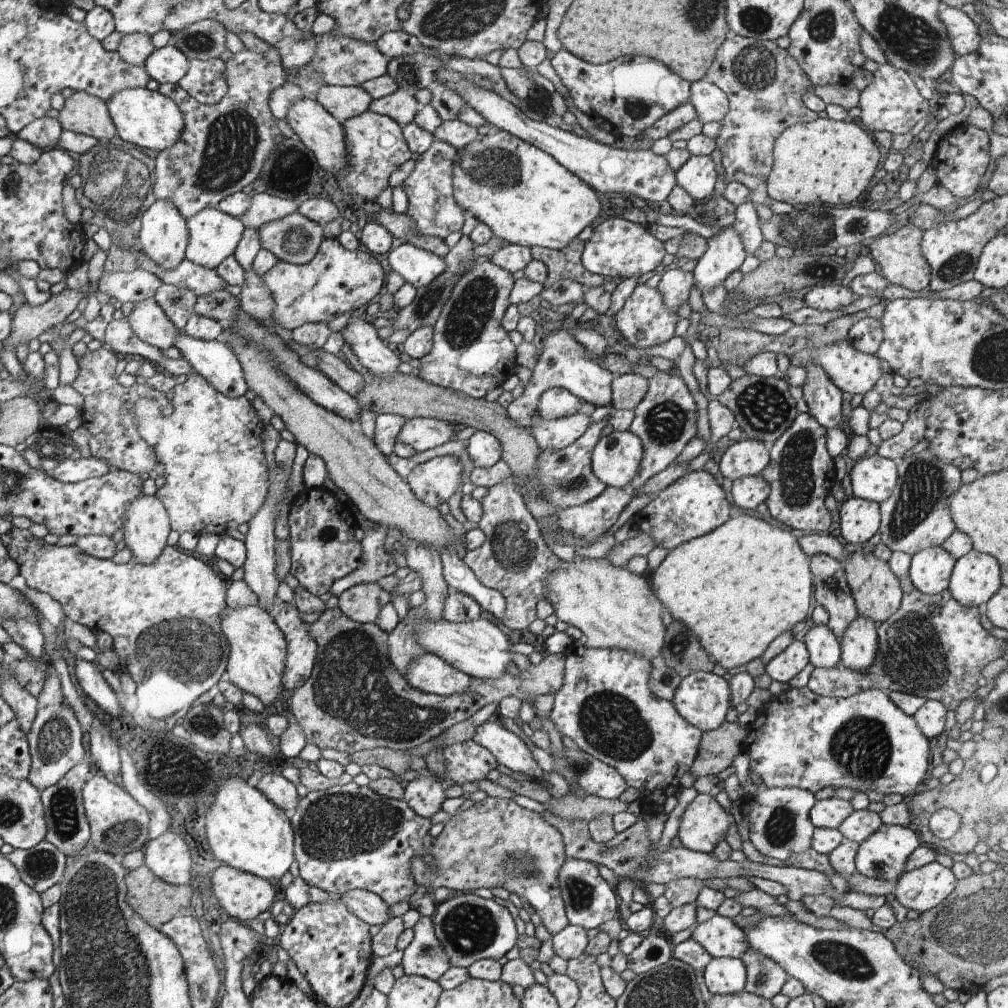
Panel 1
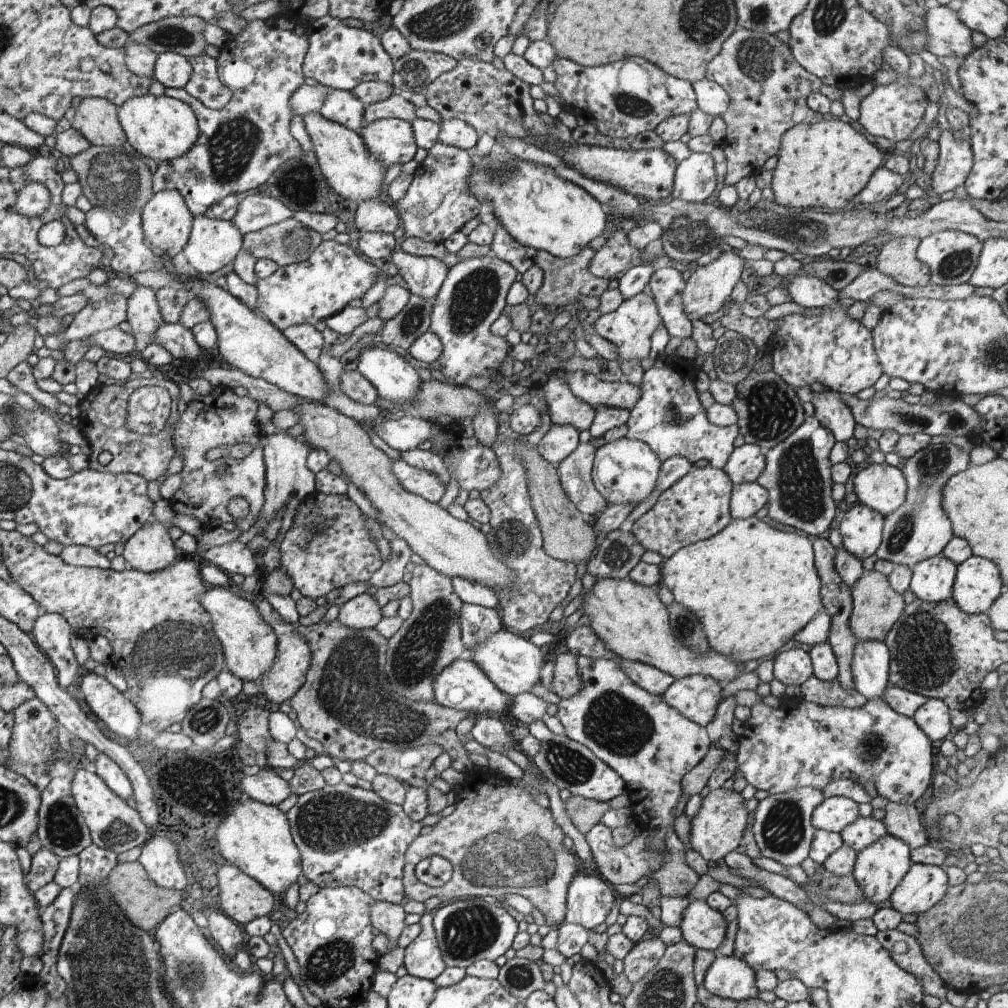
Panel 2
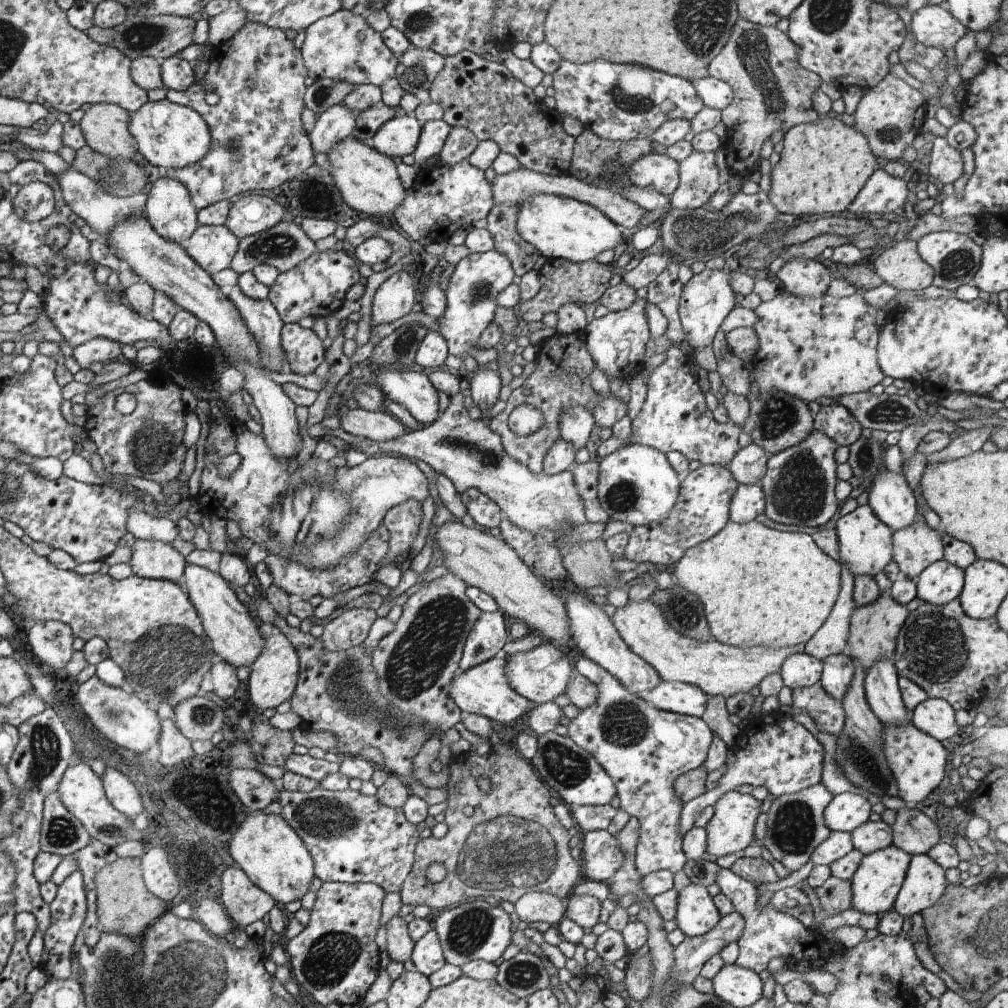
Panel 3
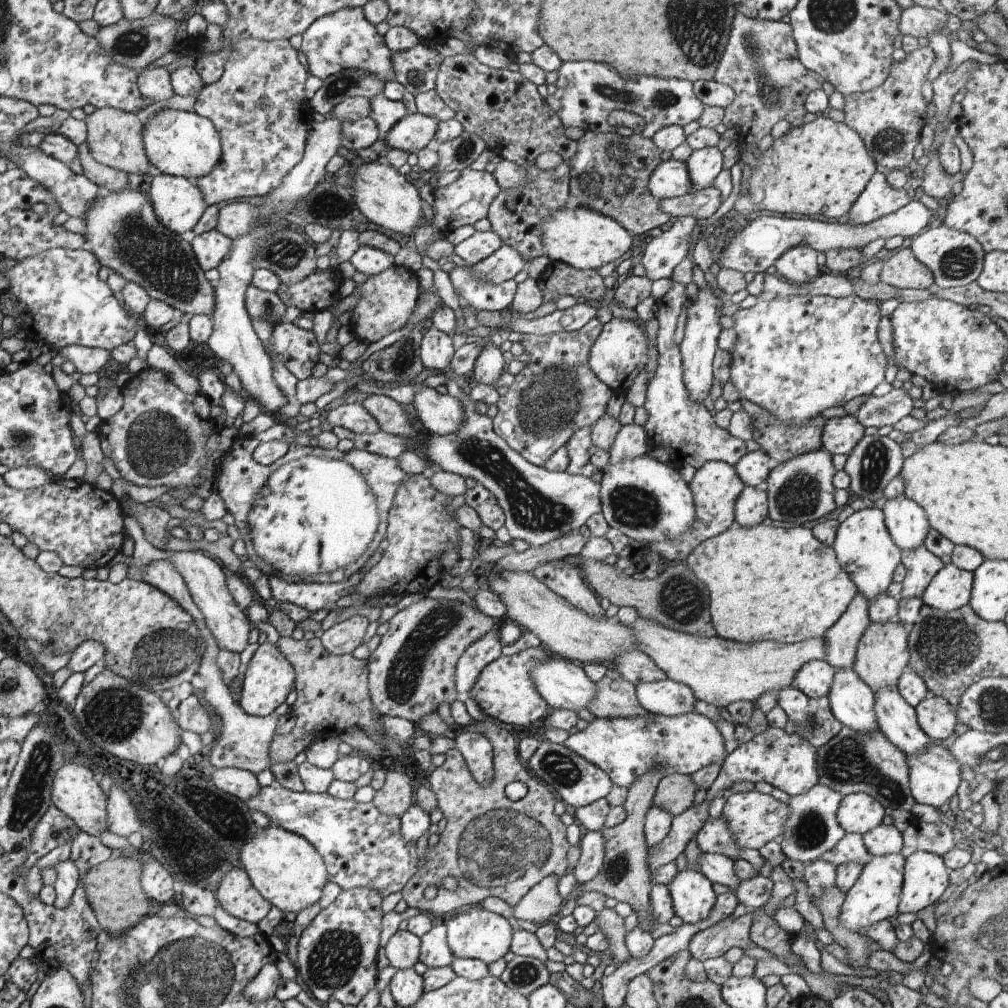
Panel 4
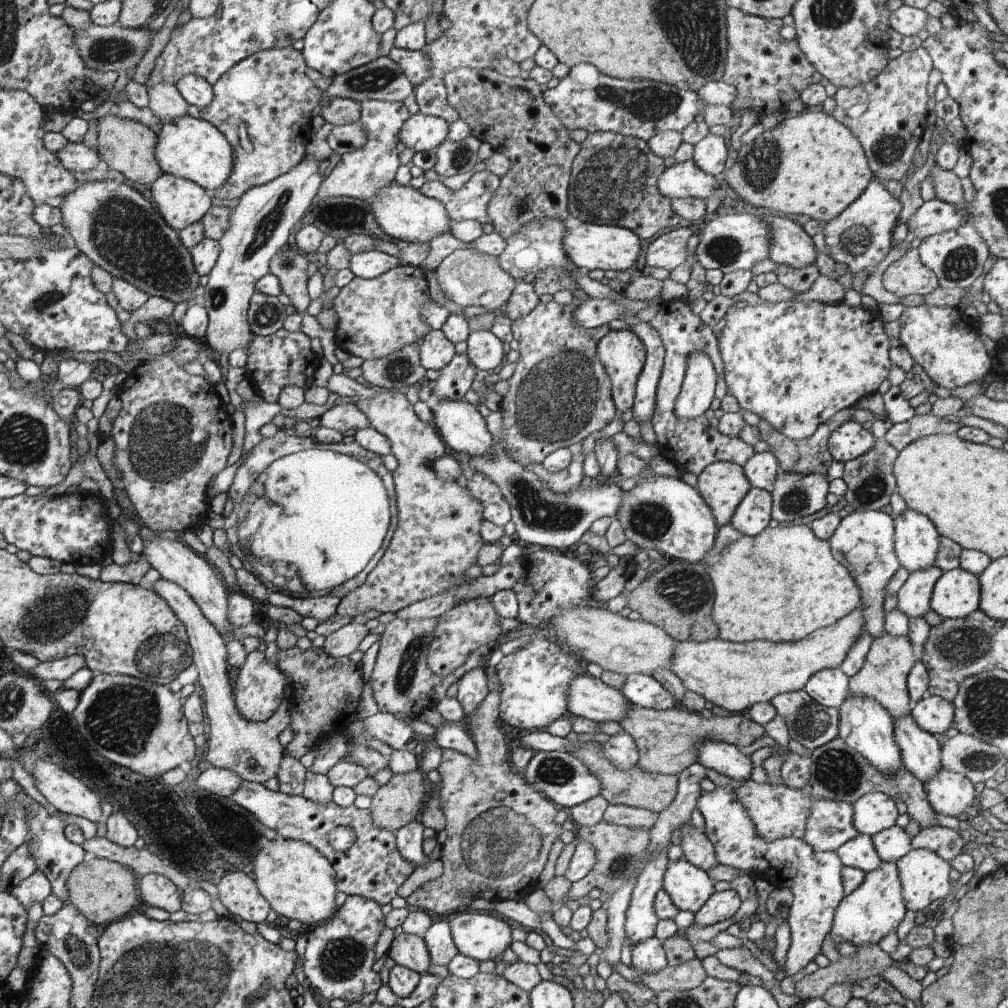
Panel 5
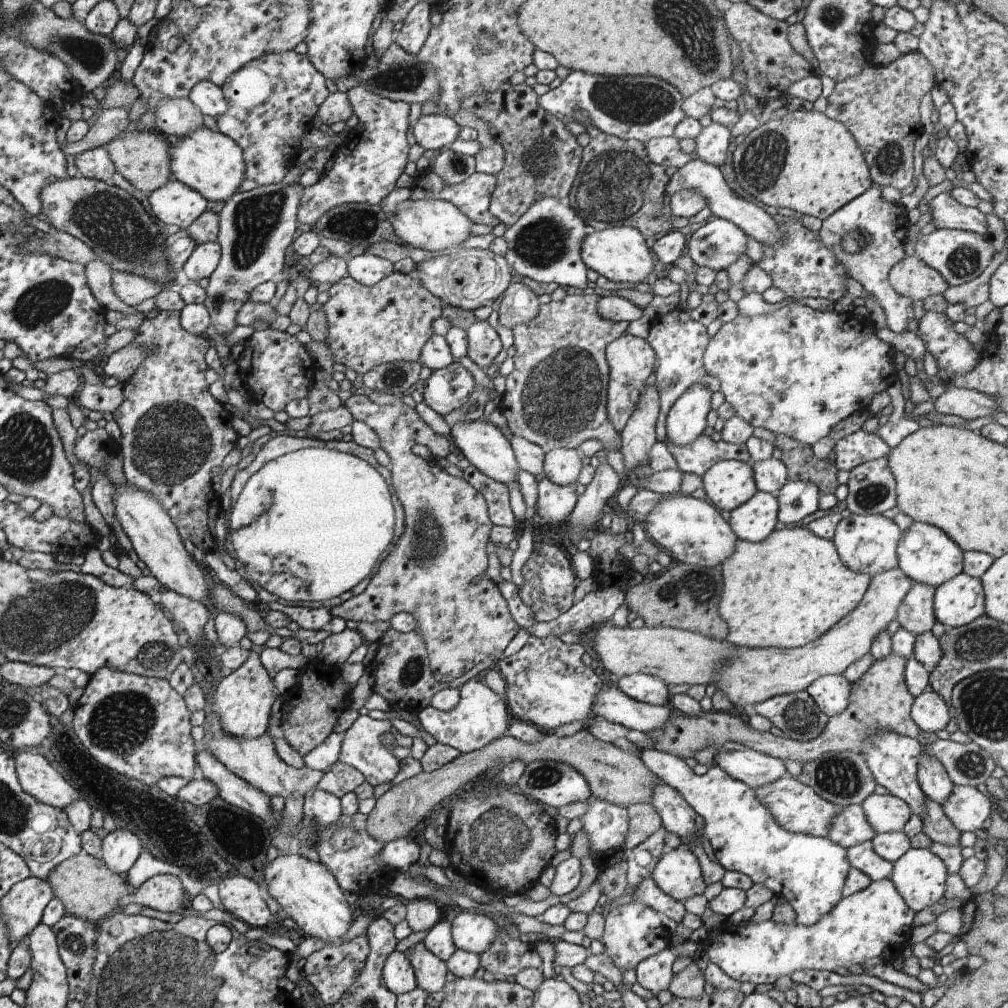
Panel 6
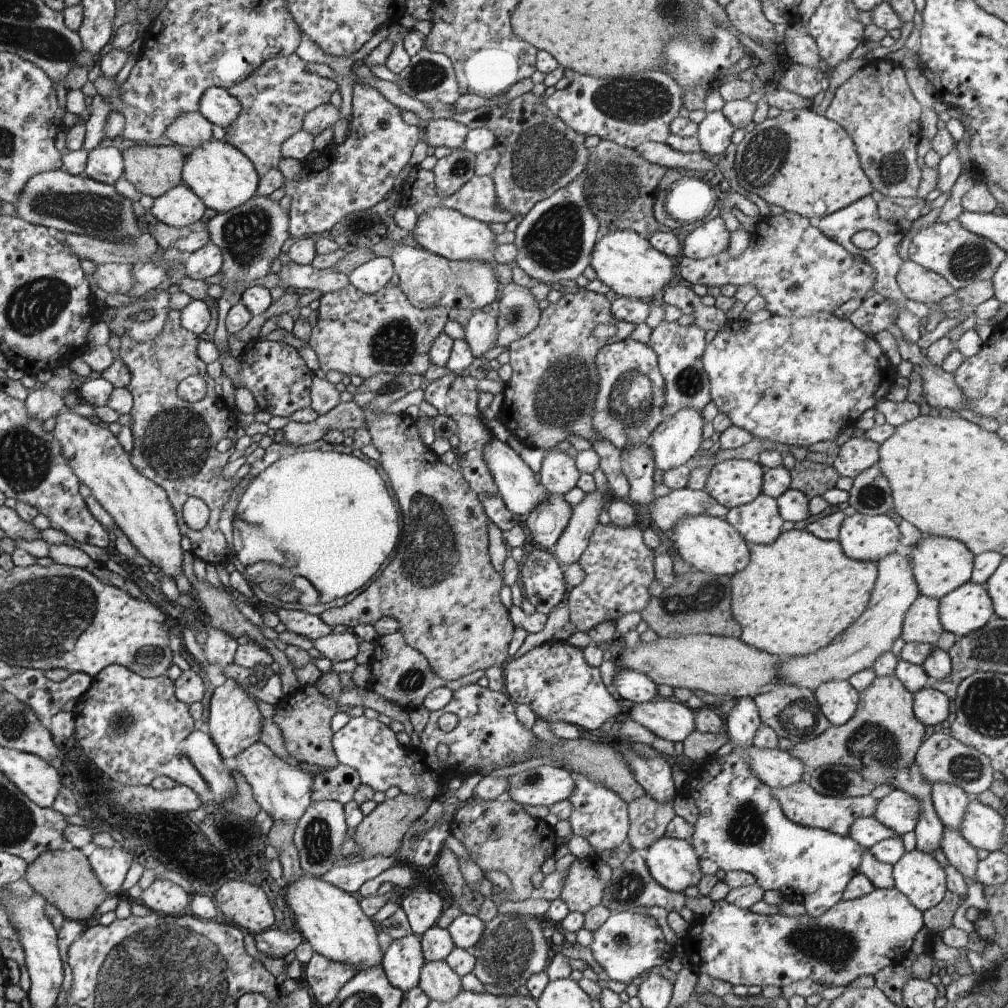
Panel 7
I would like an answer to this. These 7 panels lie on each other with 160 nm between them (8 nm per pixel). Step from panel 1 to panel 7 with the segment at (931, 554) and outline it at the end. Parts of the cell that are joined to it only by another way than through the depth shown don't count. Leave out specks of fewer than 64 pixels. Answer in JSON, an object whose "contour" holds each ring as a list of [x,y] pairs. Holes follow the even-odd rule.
{"contour":[[[972,581],[939,600],[943,630],[964,638],[984,628],[994,616],[994,606],[984,585]]]}

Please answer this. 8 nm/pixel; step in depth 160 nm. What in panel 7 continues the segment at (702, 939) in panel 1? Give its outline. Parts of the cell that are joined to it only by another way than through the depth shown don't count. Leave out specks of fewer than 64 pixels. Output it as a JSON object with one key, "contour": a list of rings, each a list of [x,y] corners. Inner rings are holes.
{"contour":[[[662,836],[642,852],[652,879],[667,890],[682,893],[703,877],[698,856],[685,840]]]}

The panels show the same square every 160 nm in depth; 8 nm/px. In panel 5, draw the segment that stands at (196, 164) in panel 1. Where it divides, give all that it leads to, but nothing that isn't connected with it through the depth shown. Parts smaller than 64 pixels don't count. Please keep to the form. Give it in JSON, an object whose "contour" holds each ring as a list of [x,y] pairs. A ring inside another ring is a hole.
{"contour":[[[291,46],[262,50],[260,53],[244,58],[238,62],[227,74],[213,85],[215,97],[212,104],[200,109],[200,119],[212,123],[218,130],[227,136],[228,143],[234,148],[235,163],[231,177],[211,195],[220,200],[238,200],[254,186],[261,186],[294,170],[304,160],[306,144],[310,136],[314,136],[310,128],[312,110],[318,108],[322,92],[312,84],[306,76],[306,64],[302,52]]]}

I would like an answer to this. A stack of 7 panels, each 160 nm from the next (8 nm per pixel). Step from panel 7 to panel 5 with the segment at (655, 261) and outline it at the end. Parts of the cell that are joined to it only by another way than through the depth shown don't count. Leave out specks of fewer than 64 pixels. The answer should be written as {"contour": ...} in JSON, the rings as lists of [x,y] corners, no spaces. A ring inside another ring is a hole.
{"contour":[[[582,222],[576,228],[566,230],[566,234],[562,238],[562,246],[564,246],[564,252],[568,254],[570,261],[578,268],[583,268],[588,272],[600,269],[623,274],[630,268],[636,270],[634,266],[636,266],[637,257],[641,252],[640,240],[632,230],[625,227]]]}

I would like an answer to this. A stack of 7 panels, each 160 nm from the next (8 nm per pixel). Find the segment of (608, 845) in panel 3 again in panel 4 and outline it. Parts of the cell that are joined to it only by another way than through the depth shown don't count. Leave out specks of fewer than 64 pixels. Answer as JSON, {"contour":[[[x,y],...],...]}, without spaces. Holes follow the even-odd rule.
{"contour":[[[583,831],[578,845],[580,860],[573,873],[577,883],[584,884],[592,880],[604,864],[604,836],[600,831]]]}

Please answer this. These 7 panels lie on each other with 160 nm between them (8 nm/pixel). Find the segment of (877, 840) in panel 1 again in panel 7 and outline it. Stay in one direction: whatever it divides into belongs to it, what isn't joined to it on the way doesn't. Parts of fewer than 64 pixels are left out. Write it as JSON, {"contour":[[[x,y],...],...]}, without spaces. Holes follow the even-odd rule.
{"contour":[[[895,887],[890,890],[875,888],[868,896],[856,900],[841,899],[824,914],[813,918],[803,916],[761,916],[749,909],[738,908],[725,899],[714,902],[708,916],[695,921],[683,939],[684,961],[699,976],[709,975],[716,980],[743,986],[776,986],[784,988],[802,980],[814,980],[825,989],[848,987],[855,979],[874,975],[882,968],[900,965],[911,952],[914,939],[924,928],[923,912],[910,903]]]}

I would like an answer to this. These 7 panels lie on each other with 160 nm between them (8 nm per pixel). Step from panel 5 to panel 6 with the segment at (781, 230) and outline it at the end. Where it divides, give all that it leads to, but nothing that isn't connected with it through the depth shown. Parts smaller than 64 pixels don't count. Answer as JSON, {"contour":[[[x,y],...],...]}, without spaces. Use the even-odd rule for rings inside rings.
{"contour":[[[699,159],[690,160],[688,164],[676,170],[672,178],[669,178],[665,193],[672,195],[676,192],[682,192],[682,190],[694,190],[694,192],[702,194],[706,198],[706,205],[712,211],[712,217],[725,219],[736,224],[746,235],[750,234],[754,240],[758,240],[761,244],[774,246],[774,244],[780,242],[782,234],[780,234],[778,223],[775,223],[774,218],[768,212],[764,212],[762,208],[758,208],[756,204],[740,198],[726,184],[720,168]]]}

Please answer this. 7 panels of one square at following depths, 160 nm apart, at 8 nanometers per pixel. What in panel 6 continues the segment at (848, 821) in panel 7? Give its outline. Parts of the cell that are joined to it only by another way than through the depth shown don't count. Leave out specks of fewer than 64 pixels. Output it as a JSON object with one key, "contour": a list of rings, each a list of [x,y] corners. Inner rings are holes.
{"contour":[[[784,776],[776,782],[764,786],[755,787],[756,796],[764,806],[768,806],[770,814],[788,832],[812,834],[812,836],[827,837],[832,826],[832,820],[844,807],[837,806],[828,800],[824,800],[813,792],[810,786],[802,784],[793,776]]]}

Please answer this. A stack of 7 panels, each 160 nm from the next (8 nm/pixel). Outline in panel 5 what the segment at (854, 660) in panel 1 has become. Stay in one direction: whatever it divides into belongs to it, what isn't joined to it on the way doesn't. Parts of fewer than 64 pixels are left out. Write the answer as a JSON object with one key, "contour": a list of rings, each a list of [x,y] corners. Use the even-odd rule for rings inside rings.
{"contour":[[[911,714],[894,720],[894,739],[900,746],[902,762],[922,784],[936,778],[942,770],[941,747],[932,734],[922,730]]]}

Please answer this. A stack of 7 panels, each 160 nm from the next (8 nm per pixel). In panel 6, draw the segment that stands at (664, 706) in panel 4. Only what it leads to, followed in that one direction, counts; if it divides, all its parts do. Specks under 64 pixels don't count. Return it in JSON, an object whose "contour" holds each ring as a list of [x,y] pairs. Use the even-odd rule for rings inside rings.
{"contour":[[[635,673],[622,676],[616,686],[629,698],[645,704],[662,706],[670,703],[669,687],[650,674]]]}

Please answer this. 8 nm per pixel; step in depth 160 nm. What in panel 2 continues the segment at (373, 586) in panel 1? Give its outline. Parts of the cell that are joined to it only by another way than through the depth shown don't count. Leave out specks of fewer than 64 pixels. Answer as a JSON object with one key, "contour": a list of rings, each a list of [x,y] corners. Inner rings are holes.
{"contour":[[[362,593],[341,604],[337,619],[353,629],[374,628],[383,618],[381,607],[374,596]]]}

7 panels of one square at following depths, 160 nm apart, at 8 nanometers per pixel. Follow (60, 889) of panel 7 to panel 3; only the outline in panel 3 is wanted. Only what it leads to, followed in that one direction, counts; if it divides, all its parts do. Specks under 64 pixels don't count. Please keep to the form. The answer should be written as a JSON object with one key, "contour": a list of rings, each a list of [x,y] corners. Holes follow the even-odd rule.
{"contour":[[[119,857],[95,874],[97,915],[101,931],[116,931],[129,937],[142,937],[150,924],[159,920],[166,912],[166,901],[150,894],[143,872],[140,872],[140,861],[139,858]]]}

